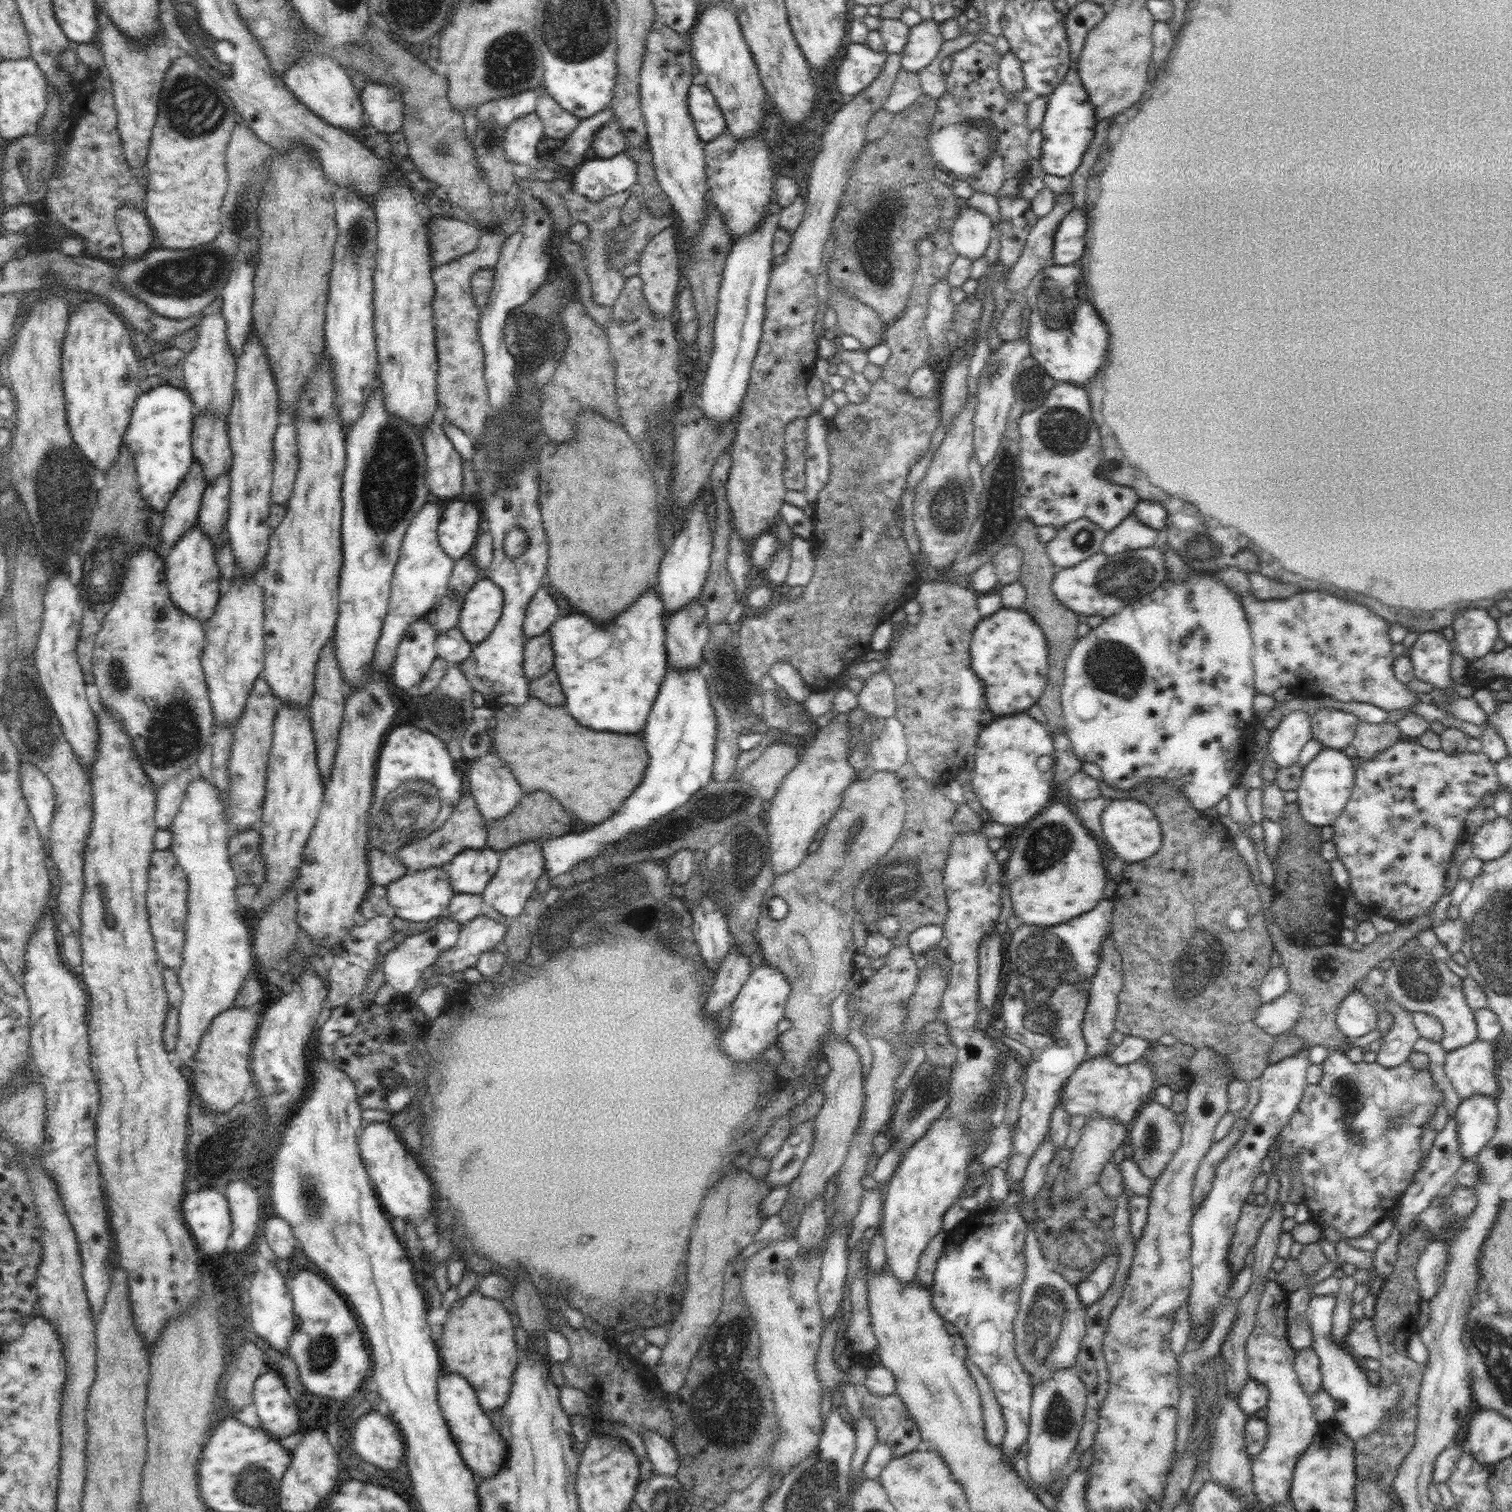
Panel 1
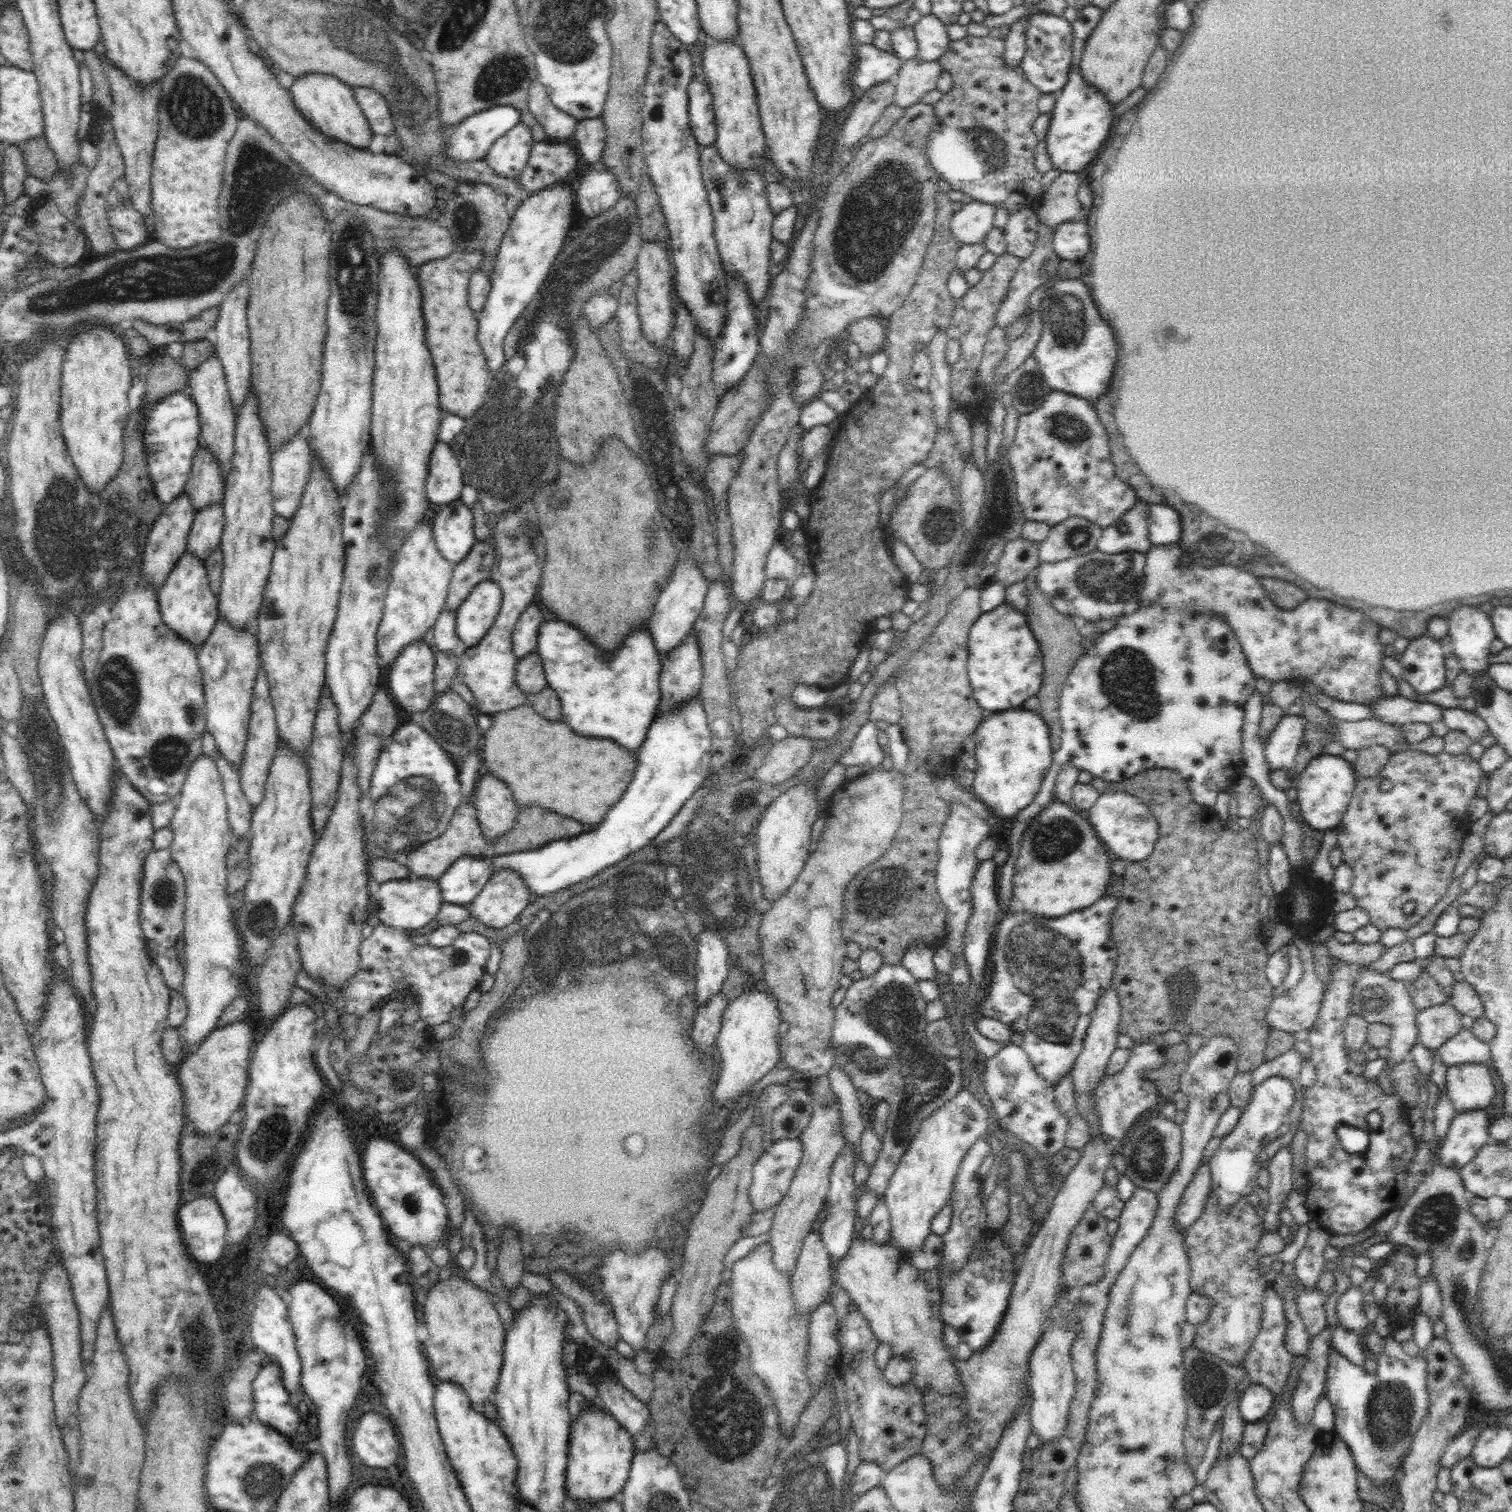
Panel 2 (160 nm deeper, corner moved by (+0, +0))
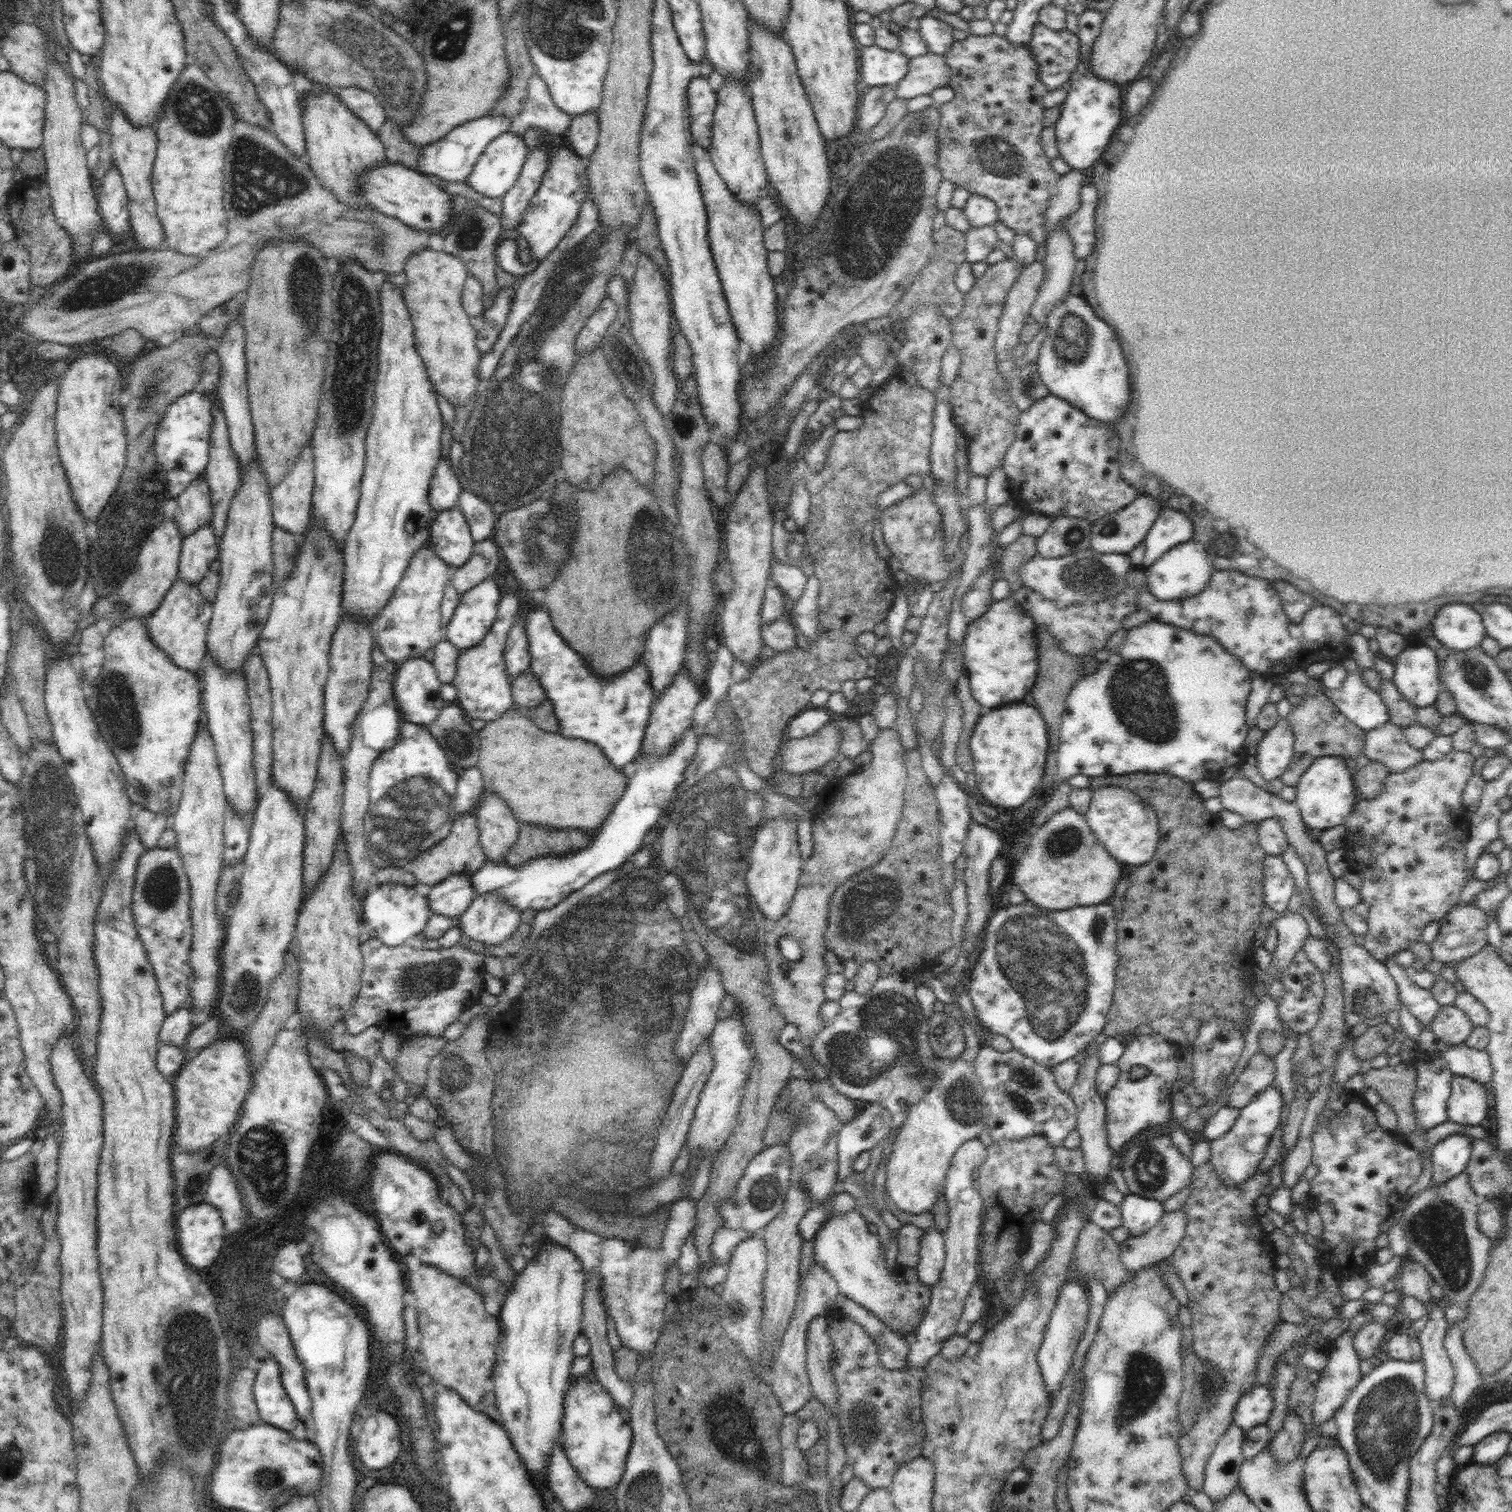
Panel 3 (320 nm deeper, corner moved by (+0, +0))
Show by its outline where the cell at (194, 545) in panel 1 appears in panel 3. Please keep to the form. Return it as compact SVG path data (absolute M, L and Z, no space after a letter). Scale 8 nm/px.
M177 578L160 606L145 619L145 623L152 642L161 648L178 668L197 672L203 667L202 659L208 653L206 637L212 613L212 604L202 597L198 583L193 584Z

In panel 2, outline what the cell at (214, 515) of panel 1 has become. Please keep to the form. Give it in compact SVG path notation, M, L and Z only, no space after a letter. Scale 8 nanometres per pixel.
M209 504L198 510L187 538L187 550L205 562L221 546L224 521L221 504Z

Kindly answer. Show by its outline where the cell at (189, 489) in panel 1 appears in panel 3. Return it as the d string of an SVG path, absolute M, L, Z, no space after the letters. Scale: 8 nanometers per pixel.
M173 518L163 521L152 529L138 551L136 564L129 570L117 589L106 598L99 598L93 606L98 619L105 618L110 626L120 626L125 620L137 616L146 619L162 603L172 583L179 578L179 556L184 536Z

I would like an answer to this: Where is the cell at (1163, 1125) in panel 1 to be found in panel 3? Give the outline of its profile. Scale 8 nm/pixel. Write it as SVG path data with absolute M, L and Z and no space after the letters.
M1160 1135L1147 1140L1132 1140L1132 1144L1124 1148L1124 1154L1119 1156L1120 1168L1129 1192L1154 1198L1162 1203L1189 1186L1195 1169L1191 1159L1180 1152L1170 1135Z

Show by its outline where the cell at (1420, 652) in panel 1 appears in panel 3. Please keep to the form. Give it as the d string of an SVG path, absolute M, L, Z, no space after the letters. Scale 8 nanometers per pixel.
M1413 643L1393 659L1393 683L1416 708L1434 705L1442 689L1436 655L1427 645Z

